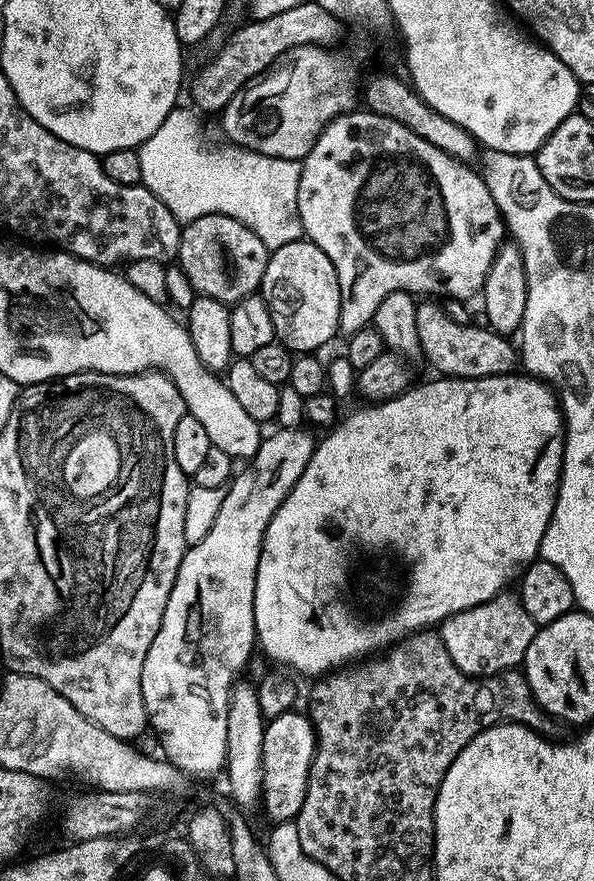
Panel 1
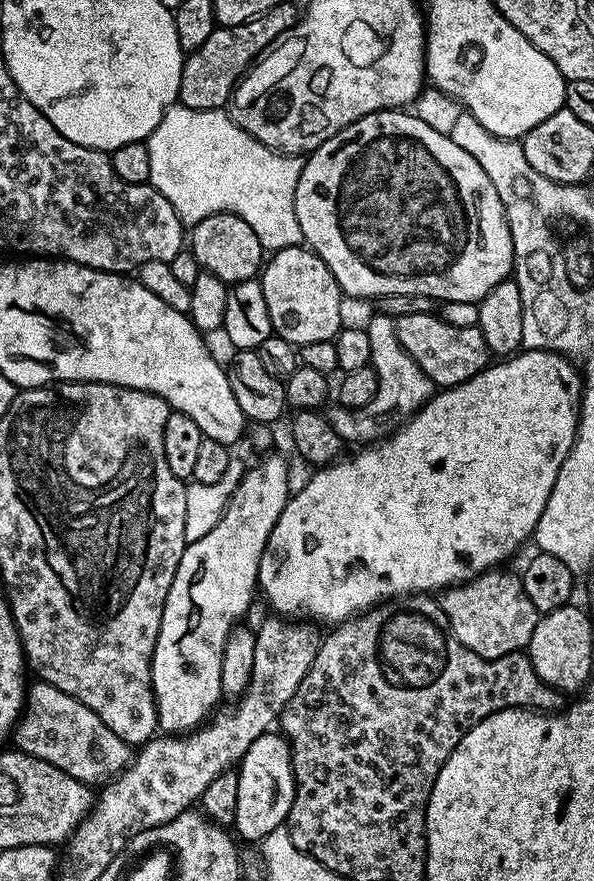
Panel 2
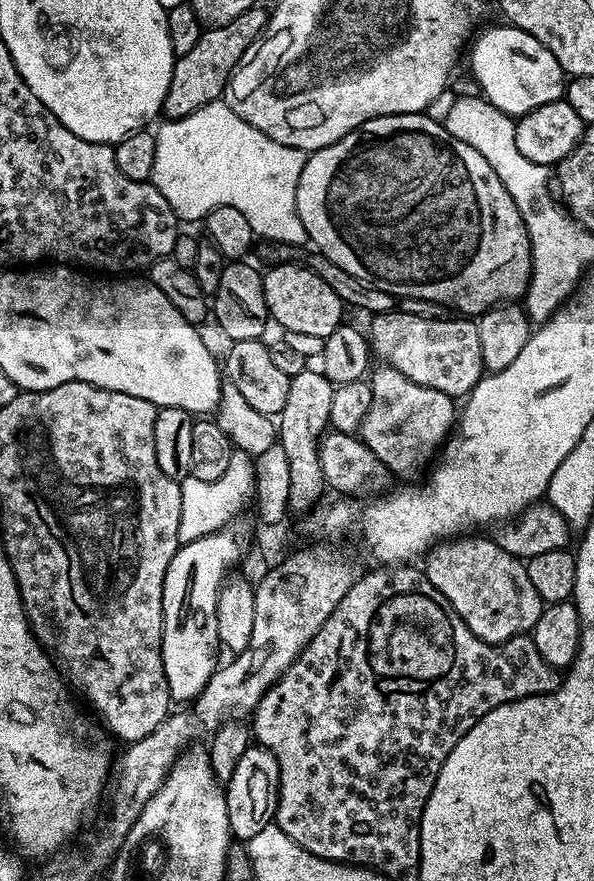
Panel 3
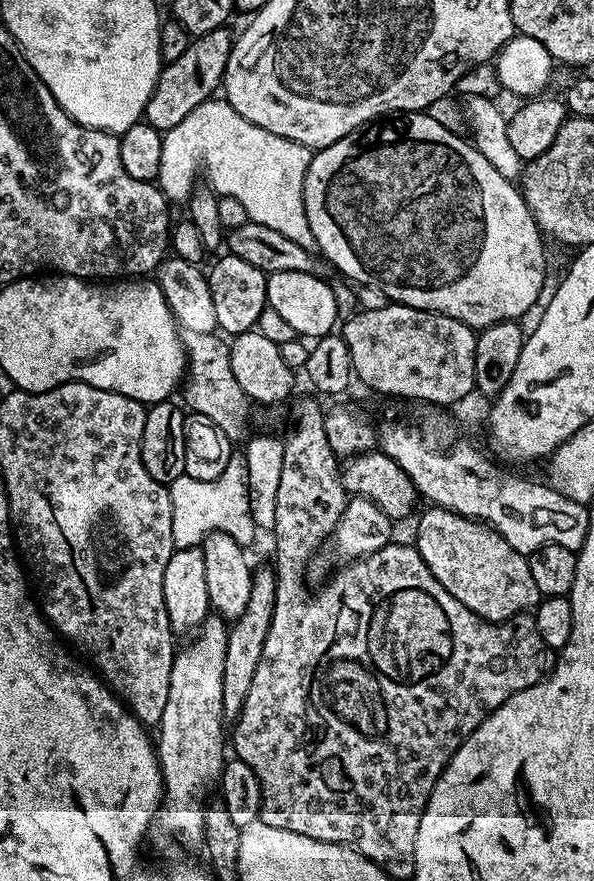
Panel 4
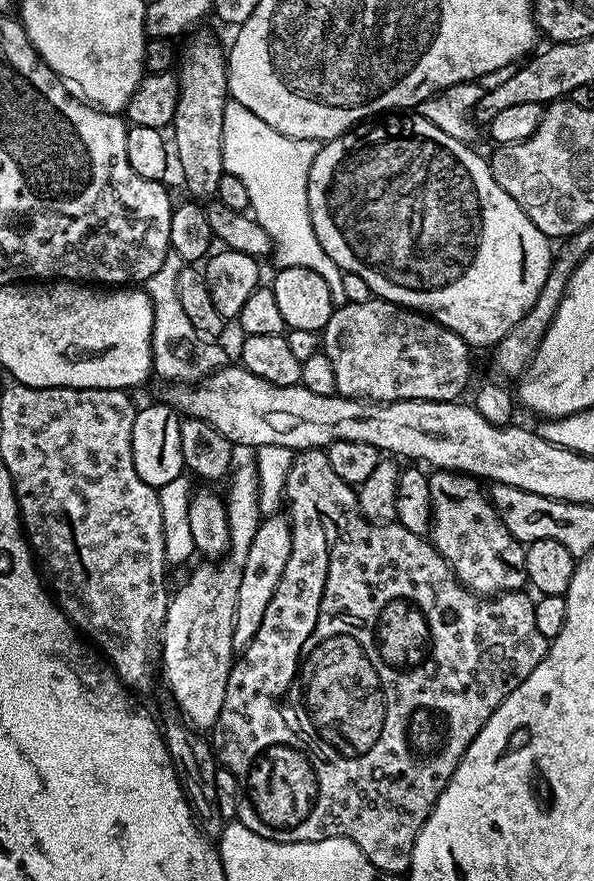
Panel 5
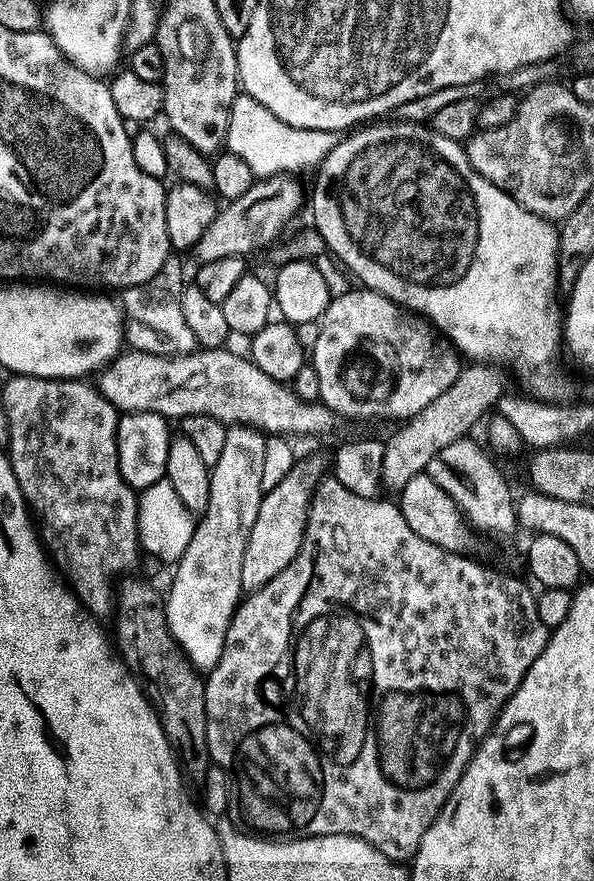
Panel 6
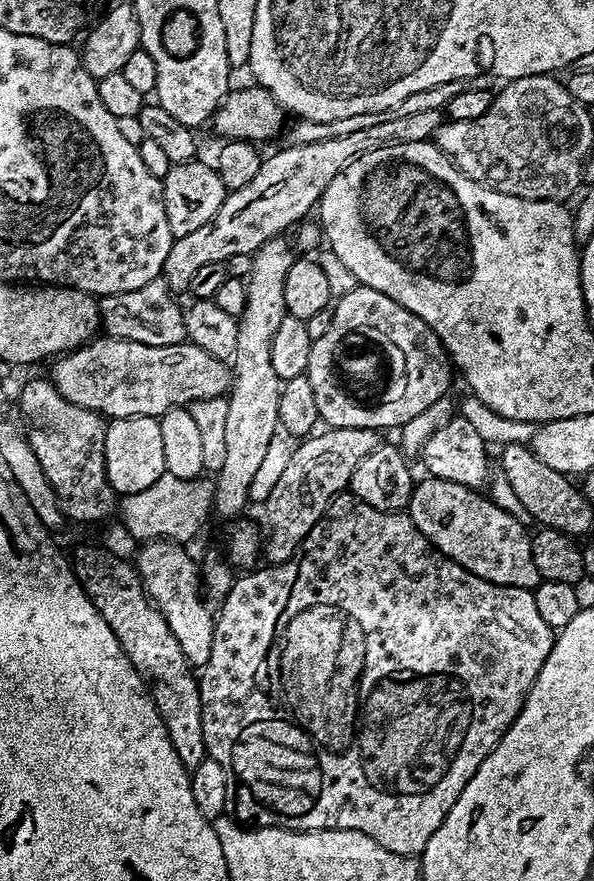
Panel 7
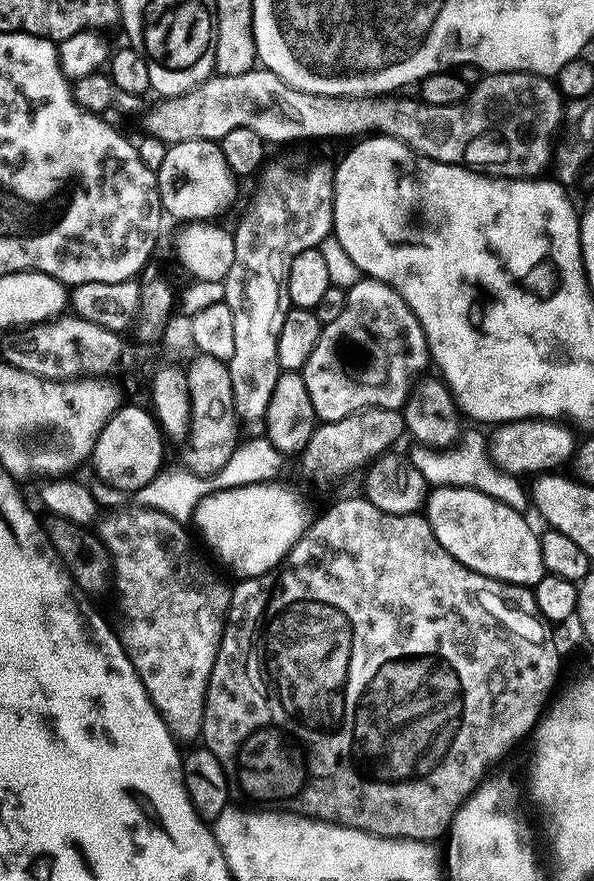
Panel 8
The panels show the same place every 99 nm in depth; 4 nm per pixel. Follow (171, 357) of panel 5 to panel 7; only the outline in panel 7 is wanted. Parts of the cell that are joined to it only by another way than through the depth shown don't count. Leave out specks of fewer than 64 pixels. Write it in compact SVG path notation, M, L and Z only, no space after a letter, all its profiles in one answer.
M157 278L138 290L99 297L98 320L107 335L117 336L119 340L133 340L158 346L183 344L188 335L184 308L175 299L179 300L167 282Z

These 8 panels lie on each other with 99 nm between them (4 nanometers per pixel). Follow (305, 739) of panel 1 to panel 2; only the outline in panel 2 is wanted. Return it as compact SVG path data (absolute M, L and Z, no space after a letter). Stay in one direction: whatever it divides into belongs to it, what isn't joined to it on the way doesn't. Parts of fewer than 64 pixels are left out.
M269 730L246 750L238 765L238 806L234 832L241 841L259 842L287 821L296 797L292 748L283 735Z

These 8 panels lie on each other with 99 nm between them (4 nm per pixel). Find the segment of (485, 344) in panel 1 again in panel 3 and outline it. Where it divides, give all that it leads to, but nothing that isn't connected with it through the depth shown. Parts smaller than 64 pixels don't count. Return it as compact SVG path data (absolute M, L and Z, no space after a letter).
M395 310L371 317L372 325L366 328L371 351L381 356L387 367L398 370L430 390L442 390L453 398L467 397L473 386L485 375L482 346L478 343L478 330L468 318L439 320L436 316L419 316L416 312Z

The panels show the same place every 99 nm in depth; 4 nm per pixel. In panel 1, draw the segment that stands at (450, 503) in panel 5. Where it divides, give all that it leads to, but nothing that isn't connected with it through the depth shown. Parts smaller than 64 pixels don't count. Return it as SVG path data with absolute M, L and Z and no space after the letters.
M505 590L493 600L482 602L465 612L456 612L439 625L439 638L446 646L454 666L458 666L458 670L462 670L466 675L473 678L487 678L519 669L523 665L524 655L534 638L538 625L530 618L530 614L526 614L519 595L512 593L511 596L510 593L511 591Z

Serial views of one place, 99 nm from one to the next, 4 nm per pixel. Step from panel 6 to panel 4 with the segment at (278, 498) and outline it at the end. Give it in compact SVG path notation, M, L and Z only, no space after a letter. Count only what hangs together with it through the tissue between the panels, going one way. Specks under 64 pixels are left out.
M257 567L252 574L250 586L250 602L246 602L246 610L229 627L226 642L226 662L222 670L222 706L224 719L234 722L239 718L243 702L247 698L254 672L262 656L263 643L266 642L267 631L270 630L271 616L275 610L276 574L271 567Z

